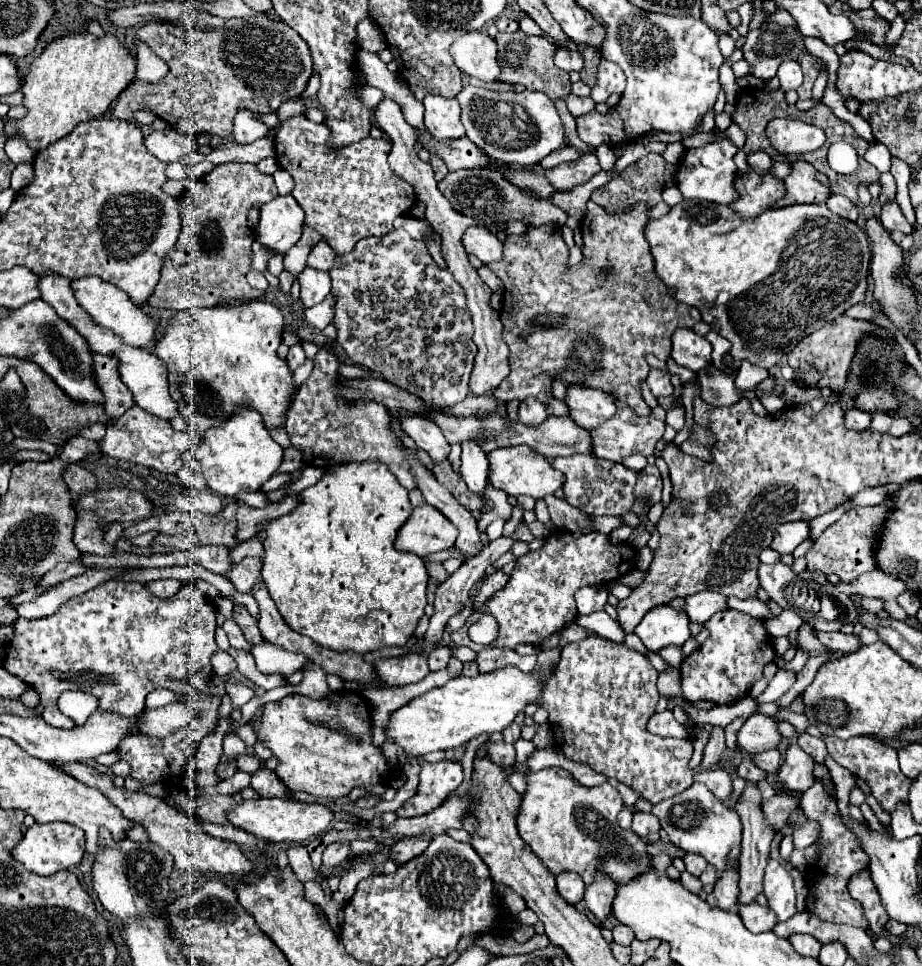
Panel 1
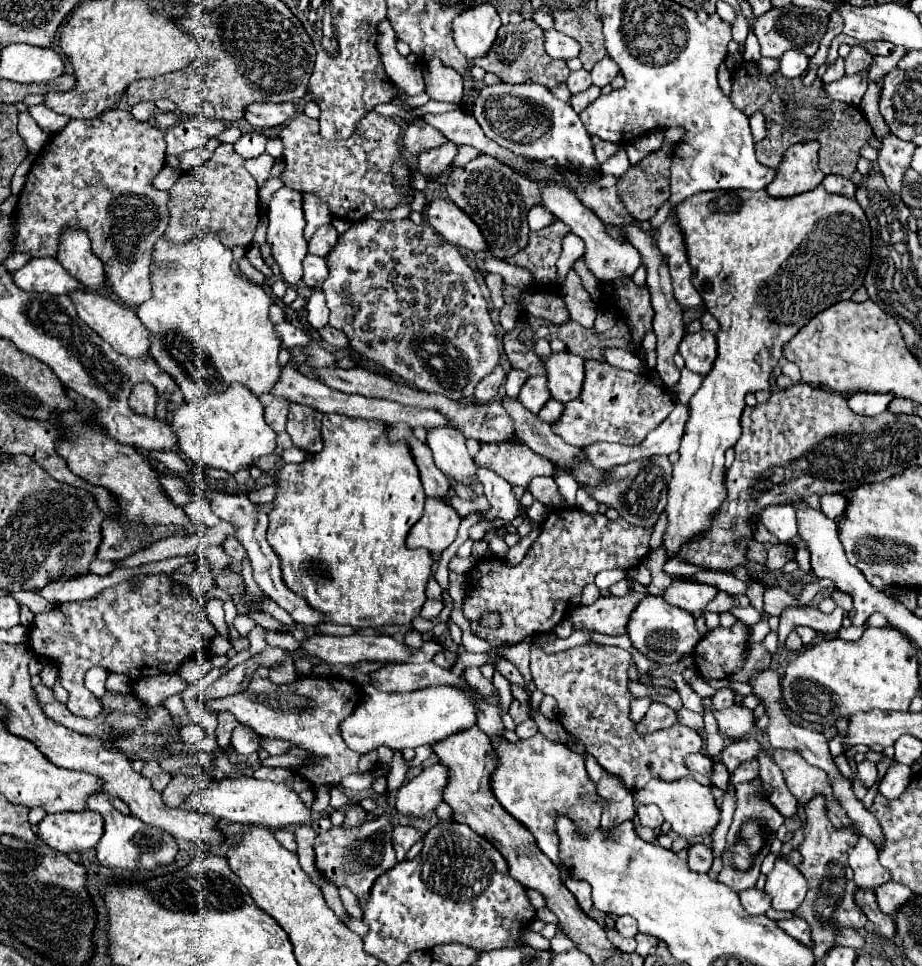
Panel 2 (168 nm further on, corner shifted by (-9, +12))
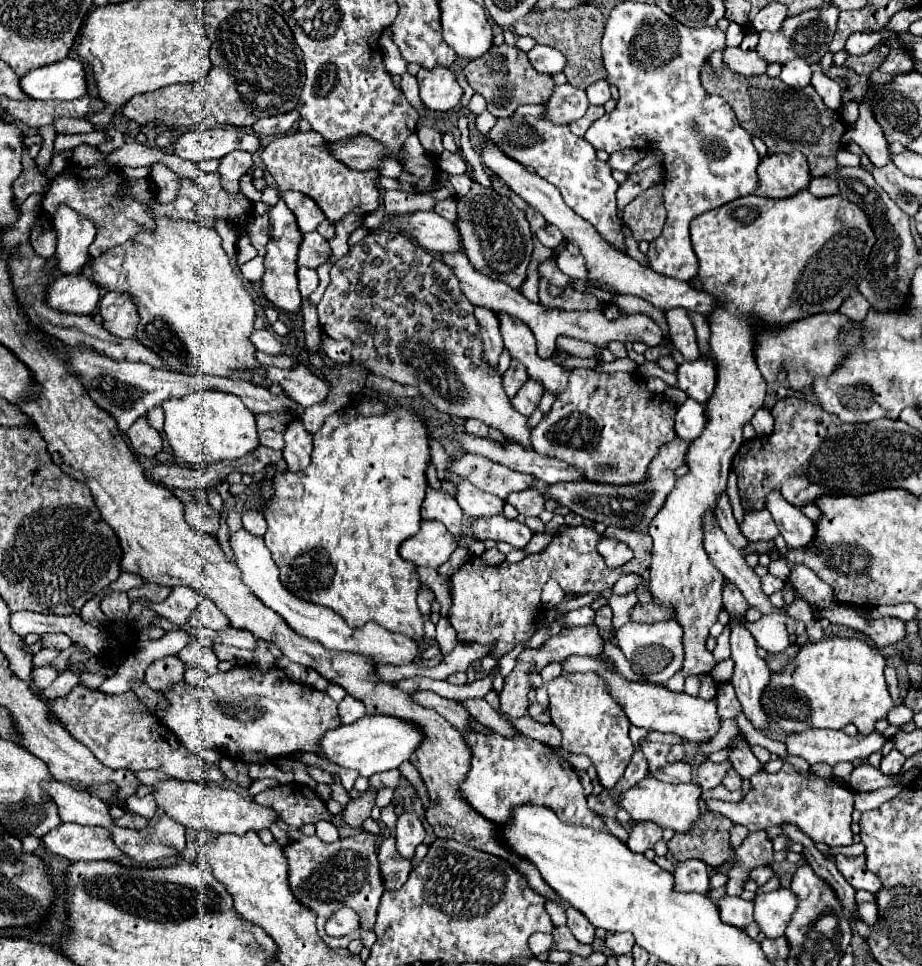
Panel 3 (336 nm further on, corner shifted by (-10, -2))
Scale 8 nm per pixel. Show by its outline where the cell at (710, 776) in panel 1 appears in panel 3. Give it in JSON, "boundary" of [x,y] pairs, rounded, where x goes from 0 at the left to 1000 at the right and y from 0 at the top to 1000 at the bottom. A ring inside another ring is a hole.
{"boundary":[[[735,789],[729,793],[722,793],[720,797],[709,801],[718,810],[727,812],[738,812],[738,810],[751,810],[753,807],[753,795],[746,789]]]}

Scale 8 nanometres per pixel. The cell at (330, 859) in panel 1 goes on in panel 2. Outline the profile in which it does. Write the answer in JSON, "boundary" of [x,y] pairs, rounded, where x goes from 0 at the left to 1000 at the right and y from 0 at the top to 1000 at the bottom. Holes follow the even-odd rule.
{"boundary":[[[383,834],[383,836],[379,836],[379,839],[374,841],[374,851],[372,851],[372,855],[374,855],[374,857],[389,855],[389,853],[394,853],[396,847],[398,847],[398,841],[396,841],[392,834]]]}

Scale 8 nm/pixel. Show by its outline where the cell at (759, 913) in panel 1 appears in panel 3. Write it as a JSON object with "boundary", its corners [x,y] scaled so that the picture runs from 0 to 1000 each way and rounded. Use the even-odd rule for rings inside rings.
{"boundary":[[[803,928],[800,930],[781,930],[779,940],[781,940],[781,948],[785,950],[785,954],[790,954],[794,959],[809,961],[811,957],[818,954],[818,936]]]}

